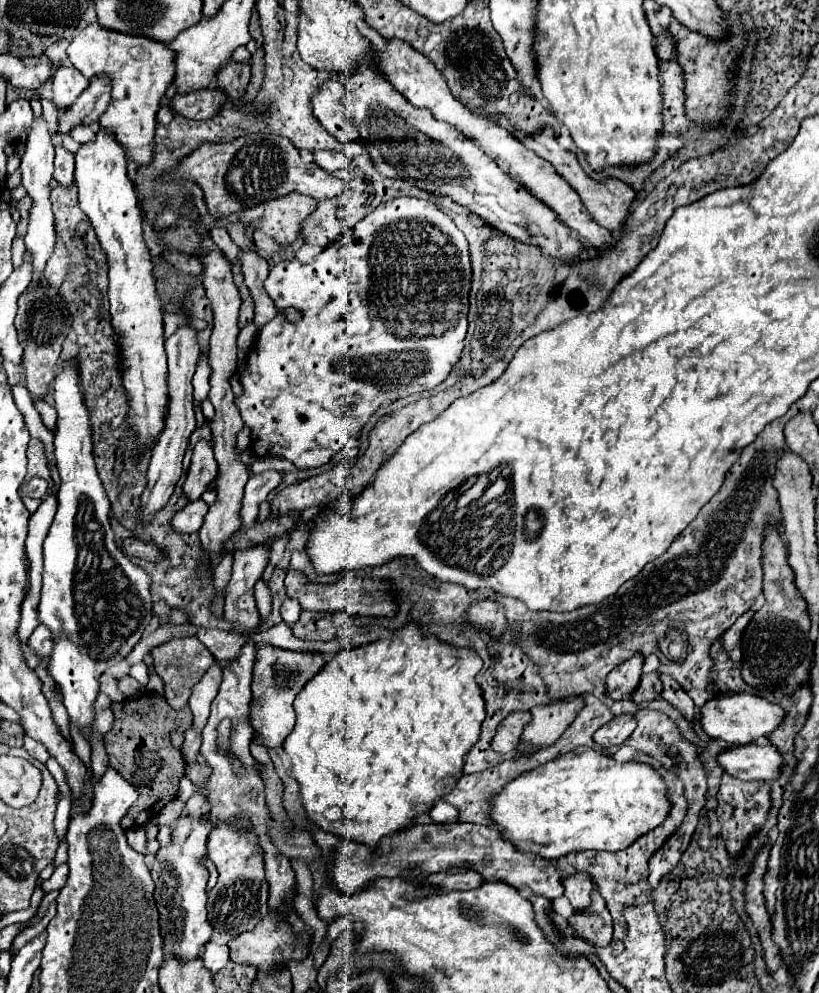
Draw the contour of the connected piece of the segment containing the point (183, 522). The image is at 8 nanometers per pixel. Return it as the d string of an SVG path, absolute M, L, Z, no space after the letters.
M197 499L193 503L187 503L185 509L181 509L175 517L173 517L173 529L177 529L179 533L195 533L199 531L199 527L203 525L203 519L207 515L207 503Z

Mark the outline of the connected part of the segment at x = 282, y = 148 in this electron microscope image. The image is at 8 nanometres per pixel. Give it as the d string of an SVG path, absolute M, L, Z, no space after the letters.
M245 135L231 143L205 143L191 155L187 155L179 169L177 179L193 179L203 191L209 213L213 217L225 217L245 207L253 207L273 197L281 197L287 193L303 193L313 197L315 201L325 201L339 197L347 191L347 183L339 177L323 171L315 163L303 163L297 149L291 141L277 135Z

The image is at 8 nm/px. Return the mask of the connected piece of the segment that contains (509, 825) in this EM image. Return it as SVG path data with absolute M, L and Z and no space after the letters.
M577 747L557 759L523 773L515 781L507 783L503 791L493 797L491 819L503 827L503 837L509 839L517 849L525 853L535 853L543 859L559 859L573 851L621 851L633 845L637 837L649 833L669 815L669 799L665 781L659 773L645 763L629 761L619 763L609 755L595 751L591 747Z

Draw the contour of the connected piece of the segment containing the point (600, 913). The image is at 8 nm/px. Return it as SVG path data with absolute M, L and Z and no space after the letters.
M593 889L591 907L585 913L575 913L569 919L569 925L573 927L573 935L583 941L589 941L597 947L605 947L611 943L613 921L611 921L609 909L597 889Z

